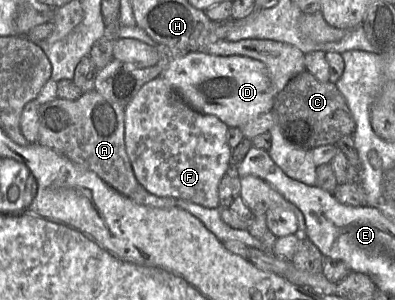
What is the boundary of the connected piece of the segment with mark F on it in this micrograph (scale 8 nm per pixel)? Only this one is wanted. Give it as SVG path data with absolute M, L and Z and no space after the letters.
M162 76L144 84L125 109L125 147L128 158L131 162L132 169L138 182L143 185L149 192L159 197L173 197L183 199L206 208L220 208L218 187L221 179L231 170L232 149L227 143L227 132L229 126L213 115L207 115L195 110L187 104L166 82Z

